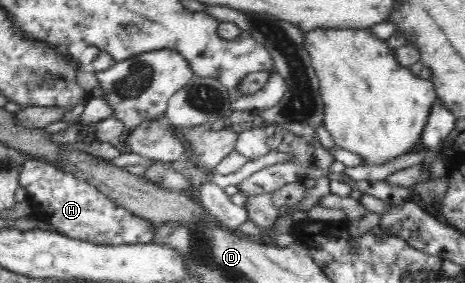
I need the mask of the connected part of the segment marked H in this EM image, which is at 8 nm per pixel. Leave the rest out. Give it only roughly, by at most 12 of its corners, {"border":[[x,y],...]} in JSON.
{"border":[[28,159],[34,215],[72,239],[152,242],[153,224],[69,171]]}

